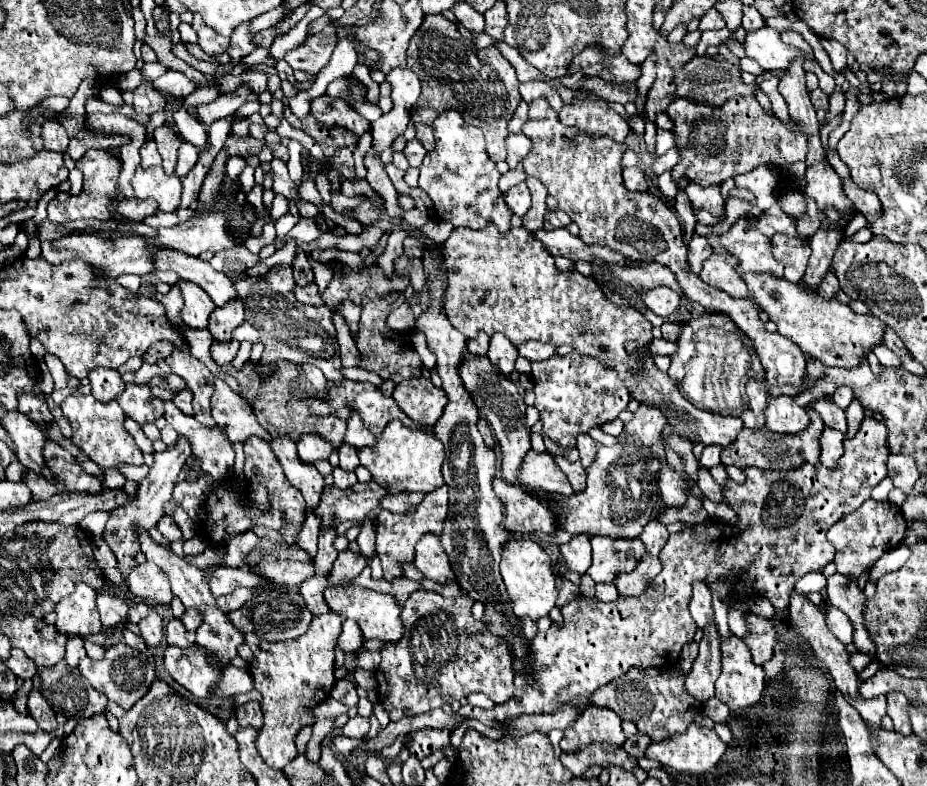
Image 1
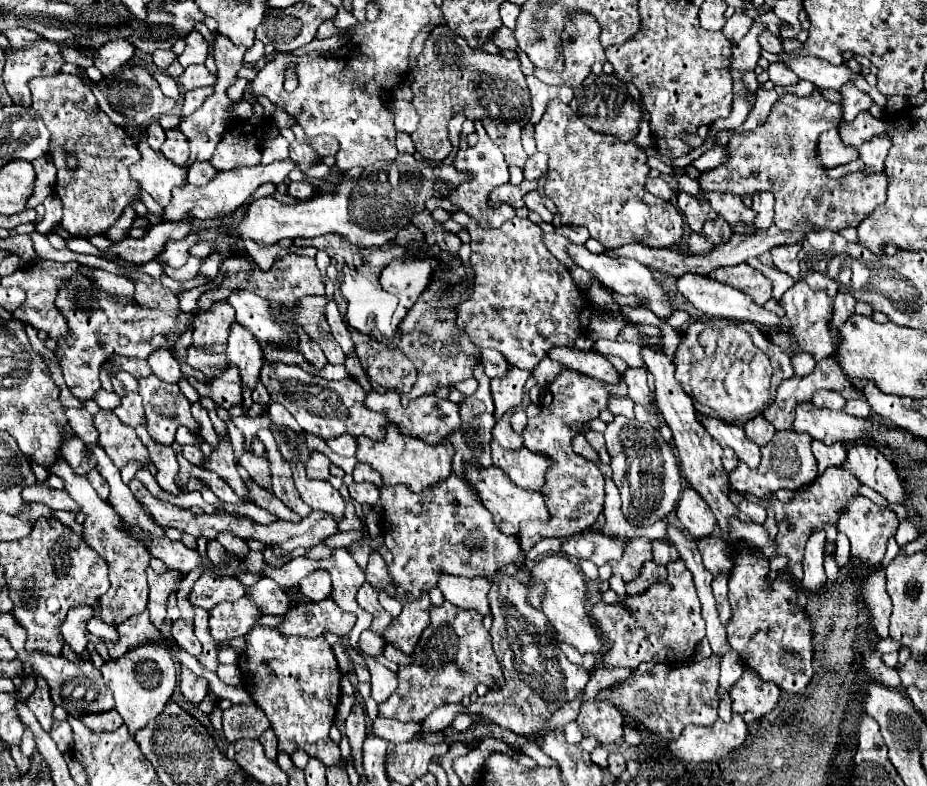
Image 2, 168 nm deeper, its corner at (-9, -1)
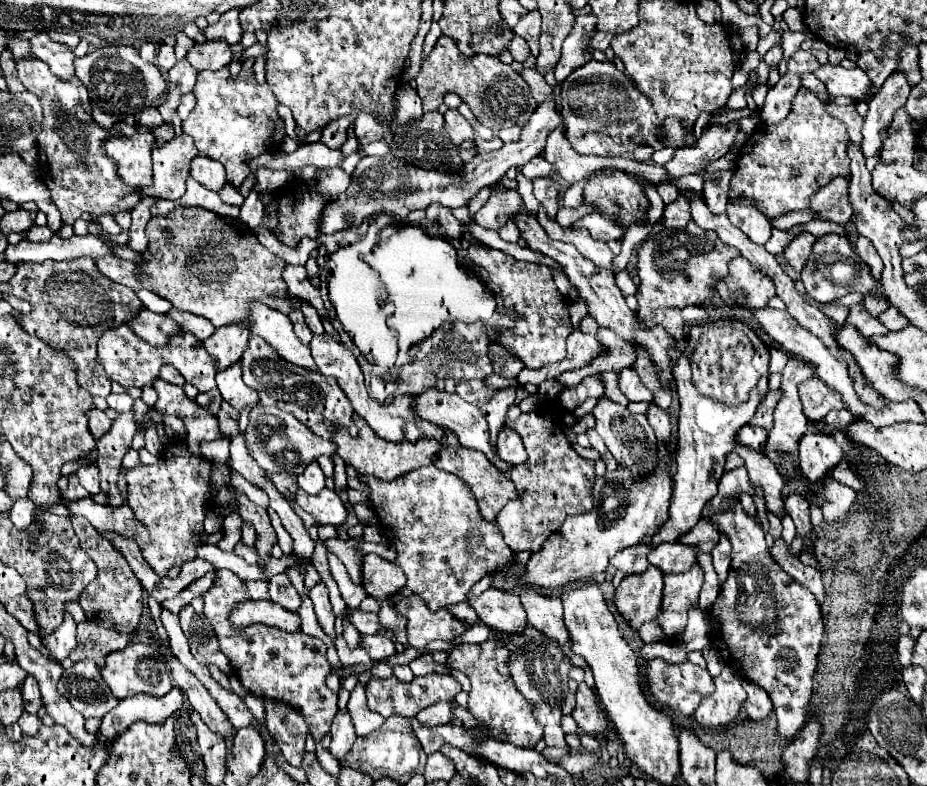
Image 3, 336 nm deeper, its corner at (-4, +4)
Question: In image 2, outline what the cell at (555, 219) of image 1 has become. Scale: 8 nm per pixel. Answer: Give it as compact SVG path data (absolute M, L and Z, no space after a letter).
M560 225L560 227L556 227L556 233L560 233L560 235L564 235L566 239L570 239L572 243L578 243L578 245L584 245L588 239L590 239L590 233L588 233L588 229L584 229L584 227L572 227L572 225Z

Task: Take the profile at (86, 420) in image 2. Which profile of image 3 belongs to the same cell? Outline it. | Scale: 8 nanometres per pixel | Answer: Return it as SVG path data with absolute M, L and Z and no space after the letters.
M97 408L87 410L85 416L87 416L89 430L91 430L91 434L95 436L95 440L99 440L99 438L107 432L107 428L111 426L111 420L105 416L105 412L101 412L101 410L97 410Z

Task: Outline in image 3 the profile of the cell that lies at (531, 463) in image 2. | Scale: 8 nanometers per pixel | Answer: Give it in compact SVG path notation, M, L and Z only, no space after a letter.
M429 388L425 390L421 396L417 396L415 402L415 414L423 416L425 420L439 424L443 428L451 428L457 436L459 436L459 444L471 450L479 450L483 452L501 472L509 472L513 468L513 464L507 464L505 460L499 458L499 454L493 450L493 444L489 440L489 428L487 428L487 420L481 414L481 410L473 404L467 404L465 400L461 400L457 394L447 394L447 392L439 392L437 388Z

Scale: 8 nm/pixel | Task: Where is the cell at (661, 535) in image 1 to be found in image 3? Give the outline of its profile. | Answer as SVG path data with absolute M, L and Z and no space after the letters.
M673 542L673 544L659 544L653 546L649 552L649 564L657 566L663 572L687 572L697 564L699 548L683 544L683 542Z

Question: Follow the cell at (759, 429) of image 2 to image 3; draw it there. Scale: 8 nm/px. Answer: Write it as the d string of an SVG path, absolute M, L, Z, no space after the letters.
M745 424L739 432L737 432L737 440L739 444L747 444L755 450L763 450L765 442L767 442L767 430L761 426L753 426L753 424Z

